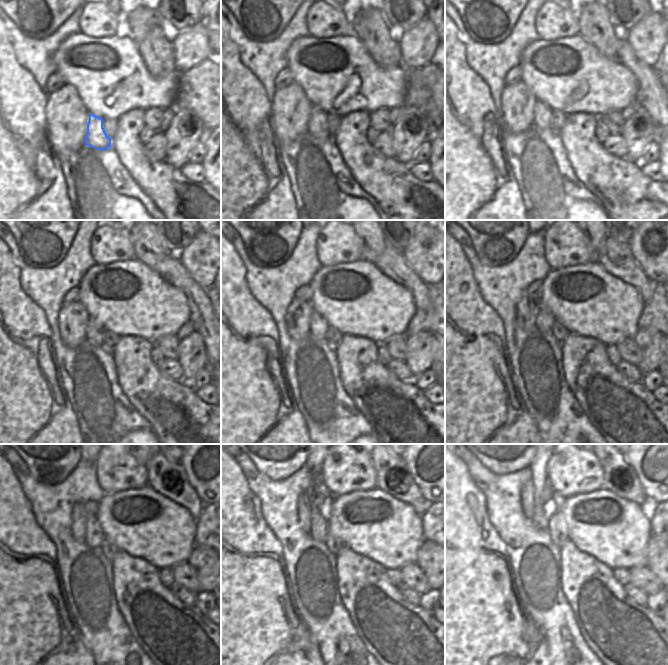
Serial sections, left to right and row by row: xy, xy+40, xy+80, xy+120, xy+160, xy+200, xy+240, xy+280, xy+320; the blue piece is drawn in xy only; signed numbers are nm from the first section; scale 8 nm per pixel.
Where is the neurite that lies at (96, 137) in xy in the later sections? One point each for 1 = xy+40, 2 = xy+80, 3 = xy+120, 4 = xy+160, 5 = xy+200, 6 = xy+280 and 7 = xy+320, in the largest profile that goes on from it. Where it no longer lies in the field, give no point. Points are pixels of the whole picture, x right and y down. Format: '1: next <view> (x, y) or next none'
1: next xy+40 (318, 128)
2: next xy+80 (542, 114)
3: next xy+120 (95, 331)
4: next xy+160 (319, 326)
5: next xy+200 (544, 320)
6: next xy+280 (318, 531)
7: next xy+320 (538, 466)

